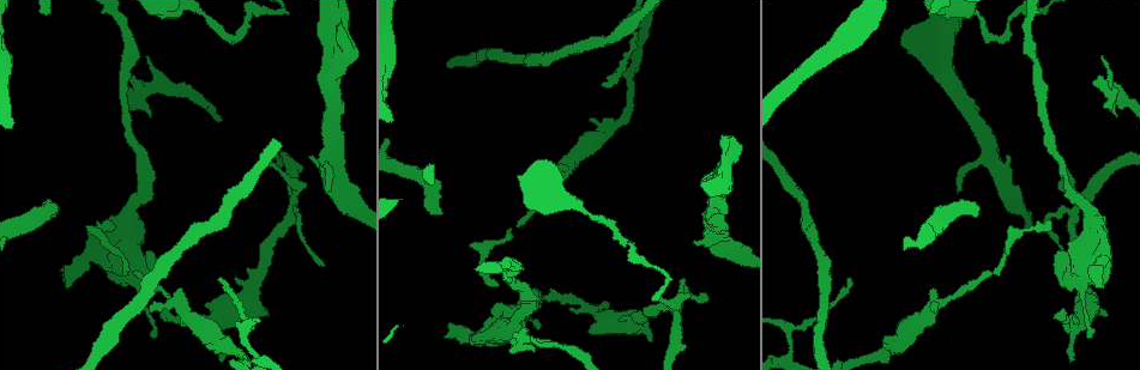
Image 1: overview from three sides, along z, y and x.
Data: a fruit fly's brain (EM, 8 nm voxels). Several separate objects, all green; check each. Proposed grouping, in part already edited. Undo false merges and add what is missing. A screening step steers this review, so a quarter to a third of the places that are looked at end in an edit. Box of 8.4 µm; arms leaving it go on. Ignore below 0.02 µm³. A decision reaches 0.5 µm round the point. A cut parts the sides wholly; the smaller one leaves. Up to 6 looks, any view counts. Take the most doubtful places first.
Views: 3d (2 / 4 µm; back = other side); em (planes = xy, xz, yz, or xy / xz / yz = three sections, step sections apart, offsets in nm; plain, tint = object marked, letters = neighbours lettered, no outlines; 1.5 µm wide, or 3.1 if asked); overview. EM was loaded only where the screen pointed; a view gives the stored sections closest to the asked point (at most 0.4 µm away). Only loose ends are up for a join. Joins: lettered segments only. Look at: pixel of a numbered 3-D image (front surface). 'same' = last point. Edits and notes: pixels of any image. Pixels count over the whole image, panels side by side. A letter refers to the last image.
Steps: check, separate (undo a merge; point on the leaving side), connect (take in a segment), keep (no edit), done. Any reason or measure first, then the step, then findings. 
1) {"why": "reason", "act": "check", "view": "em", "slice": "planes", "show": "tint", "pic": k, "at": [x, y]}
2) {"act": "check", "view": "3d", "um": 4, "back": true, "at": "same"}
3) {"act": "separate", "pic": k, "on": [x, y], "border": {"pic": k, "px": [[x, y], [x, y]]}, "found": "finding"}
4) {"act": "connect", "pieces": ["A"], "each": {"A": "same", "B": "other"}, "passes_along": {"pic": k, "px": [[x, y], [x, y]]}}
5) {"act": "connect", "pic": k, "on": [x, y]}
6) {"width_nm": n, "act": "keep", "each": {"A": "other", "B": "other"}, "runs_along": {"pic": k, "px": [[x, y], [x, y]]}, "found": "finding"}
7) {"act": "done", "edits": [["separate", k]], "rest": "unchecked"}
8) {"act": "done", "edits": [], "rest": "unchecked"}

{"why": "branch stops here", "act": "check", "view": "em", "slice": "planes", "show": "plain", "pic": 1, "at": [326, 191]}

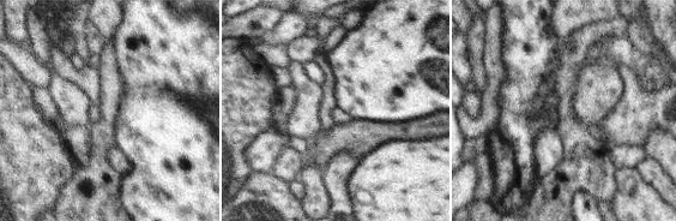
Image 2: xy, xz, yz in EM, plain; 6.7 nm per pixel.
{"act": "check", "view": "em", "slice": "planes", "show": "letters", "at": "same"}

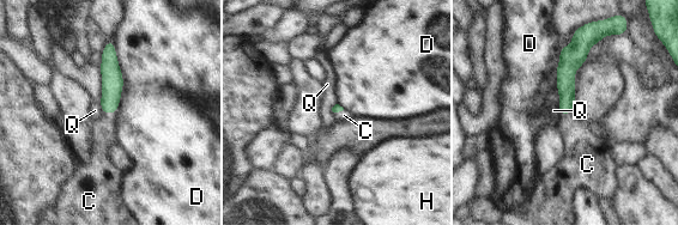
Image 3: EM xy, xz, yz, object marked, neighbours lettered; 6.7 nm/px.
{"act": "connect", "pieces": ["C"], "each": {"C": "same", "D": "other", "H": "other", "Q": "other"}, "passes_along": {"pic": 3, "px": [[565, 74], [568, 111], [582, 145]]}, "found": "the neuron continues"}

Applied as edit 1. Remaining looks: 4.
{"act": "check", "view": "overview"}

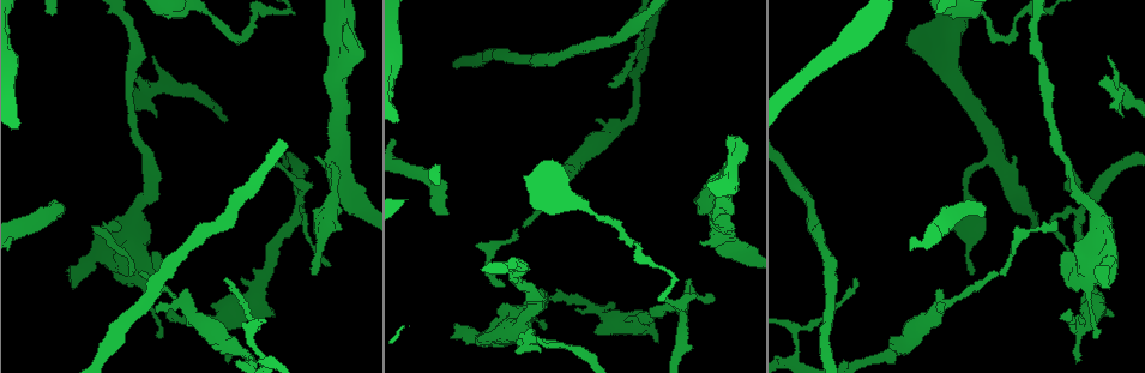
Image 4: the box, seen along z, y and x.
{"act": "check", "view": "em", "slice": "planes", "show": "plain", "pic": 4, "at": [1086, 201]}

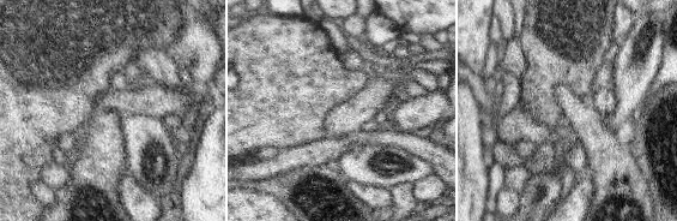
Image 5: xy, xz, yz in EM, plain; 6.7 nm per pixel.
{"act": "check", "view": "em", "slice": "planes", "show": "letters", "at": "same"}

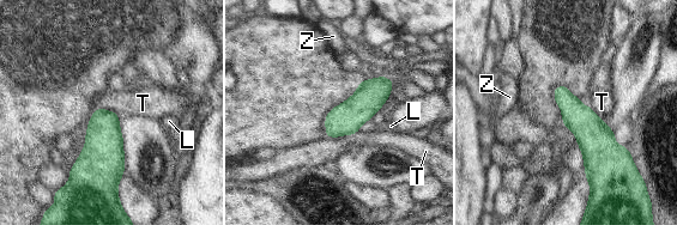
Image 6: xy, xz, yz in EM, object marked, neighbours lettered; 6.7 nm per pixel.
{"width_nm": 200, "act": "keep", "each": {"L": "other", "T": "other", "Z": "other"}, "runs_along": {"pic": 6, "px": [[390, 83], [381, 86], [328, 134]]}, "found": "all the same neuron"}

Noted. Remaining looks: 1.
{"why": "abrupt turn", "act": "check", "view": "em", "slice": "planes", "show": "letters", "pic": 4, "at": [793, 328]}

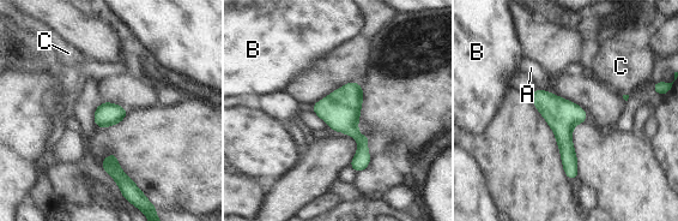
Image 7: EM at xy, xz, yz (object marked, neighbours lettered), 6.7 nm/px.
{"width_nm": 160, "act": "keep", "each": {"A": "other", "B": "other", "C": "other"}, "border": {"pic": 7, "px": [[537, 87], [549, 91]]}, "found": "all the same neuron"}

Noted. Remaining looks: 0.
{"act": "done", "edits": [["connect", 3]], "rest": "unchecked"}

